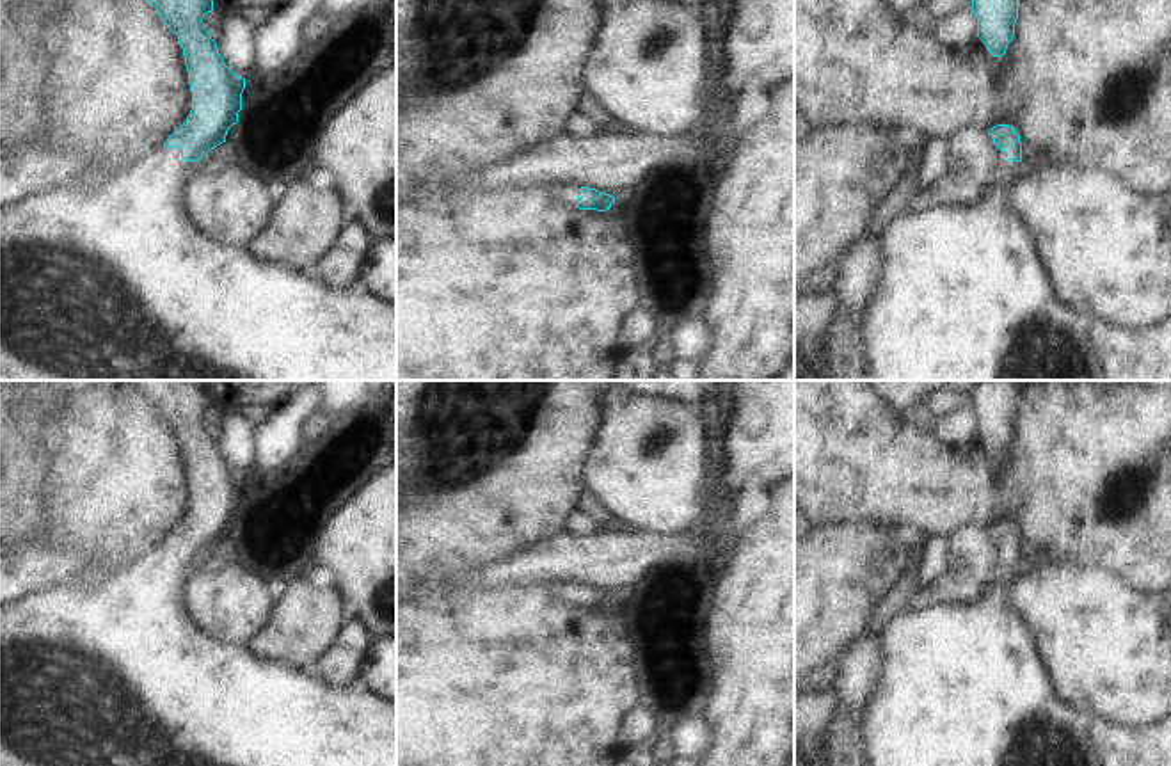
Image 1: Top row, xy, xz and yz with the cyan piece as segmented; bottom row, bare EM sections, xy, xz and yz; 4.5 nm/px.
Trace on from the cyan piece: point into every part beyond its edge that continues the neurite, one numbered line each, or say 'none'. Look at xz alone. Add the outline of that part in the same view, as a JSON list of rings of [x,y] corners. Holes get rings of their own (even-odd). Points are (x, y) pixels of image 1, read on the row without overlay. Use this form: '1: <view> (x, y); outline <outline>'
1: xz (567, 592); outline [[[556,583],[553,585],[556,595],[565,601],[565,602],[570,602],[570,604],[576,604],[576,597],[579,594],[579,583]]]

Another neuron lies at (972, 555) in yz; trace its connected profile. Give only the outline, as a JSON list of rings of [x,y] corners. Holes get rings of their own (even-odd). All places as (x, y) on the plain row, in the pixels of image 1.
[[[968,524],[949,539],[949,574],[960,585],[983,585],[997,567],[997,544],[988,530]]]

